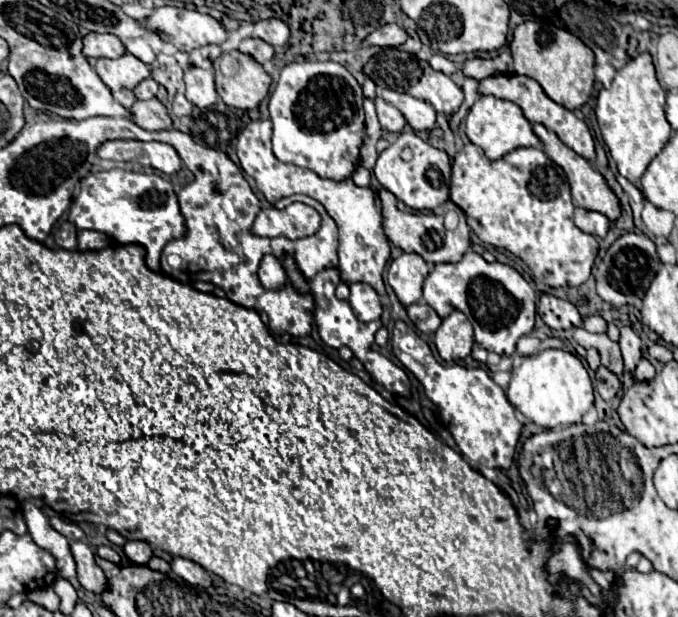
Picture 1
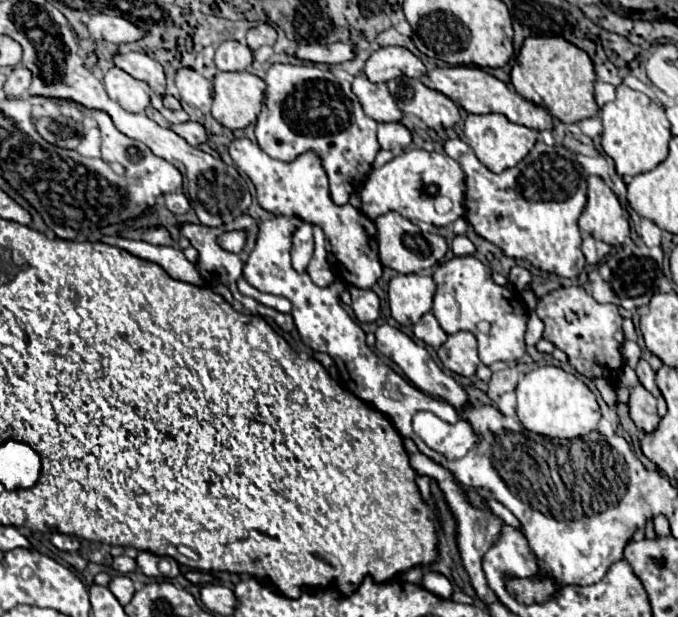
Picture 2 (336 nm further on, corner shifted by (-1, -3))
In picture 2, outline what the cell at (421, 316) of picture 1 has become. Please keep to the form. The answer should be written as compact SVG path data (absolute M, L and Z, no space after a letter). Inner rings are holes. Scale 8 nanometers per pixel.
M427 313L419 319L419 323L413 327L413 335L417 339L421 339L423 343L431 345L433 349L439 349L447 341L447 333L441 329L441 325L433 317L433 313Z

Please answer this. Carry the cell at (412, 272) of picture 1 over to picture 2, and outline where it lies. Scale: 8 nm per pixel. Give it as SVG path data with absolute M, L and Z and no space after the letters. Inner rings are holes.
M397 275L389 283L389 307L397 323L413 327L433 307L437 285L431 277L423 275Z

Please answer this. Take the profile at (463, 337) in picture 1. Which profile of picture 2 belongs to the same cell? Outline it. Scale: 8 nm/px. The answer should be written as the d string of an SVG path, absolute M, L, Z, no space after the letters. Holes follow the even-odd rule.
M459 331L457 335L451 335L437 353L441 363L457 375L471 377L479 365L477 339L469 331Z

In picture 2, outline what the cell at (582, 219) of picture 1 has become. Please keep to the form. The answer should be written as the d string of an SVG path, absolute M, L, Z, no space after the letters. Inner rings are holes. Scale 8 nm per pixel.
M583 235L583 245L581 245L581 249L583 249L583 255L585 255L585 259L587 259L589 265L599 265L601 261L605 261L605 257L607 257L609 251L611 251L611 247L609 247L607 243L597 241L597 239L593 239L591 235Z

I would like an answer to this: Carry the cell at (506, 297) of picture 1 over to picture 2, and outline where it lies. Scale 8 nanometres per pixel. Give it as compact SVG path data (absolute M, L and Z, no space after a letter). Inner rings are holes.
M473 255L453 257L437 267L433 273L433 281L437 283L437 293L433 299L433 315L441 323L443 331L447 335L455 335L459 331L471 331L479 341L479 359L485 365L491 365L495 361L519 361L525 355L525 329L527 329L527 307L523 297L513 291L511 287L499 287L491 279L491 269L483 265Z

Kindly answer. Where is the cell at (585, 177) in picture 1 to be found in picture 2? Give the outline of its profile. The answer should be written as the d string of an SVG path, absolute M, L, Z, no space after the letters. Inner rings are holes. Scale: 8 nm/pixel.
M587 177L589 183L589 193L587 193L587 205L579 217L579 229L589 233L591 237L605 241L609 245L623 245L625 239L629 237L629 221L623 215L623 207L619 205L617 195L605 185L603 179L599 177Z

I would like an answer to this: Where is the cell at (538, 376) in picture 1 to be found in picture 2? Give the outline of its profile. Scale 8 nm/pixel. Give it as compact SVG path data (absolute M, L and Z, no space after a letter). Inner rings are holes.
M545 365L527 373L517 385L517 417L527 431L545 435L551 439L575 439L585 437L597 429L601 411L595 395L575 375L561 367Z

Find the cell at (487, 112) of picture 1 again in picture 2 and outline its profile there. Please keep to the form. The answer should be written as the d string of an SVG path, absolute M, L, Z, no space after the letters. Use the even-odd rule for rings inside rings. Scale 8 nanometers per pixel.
M469 115L463 127L467 139L469 139L469 147L475 151L477 159L493 173L501 173L503 169L515 167L535 145L537 141L537 131L529 129L525 125L517 125L511 123L505 115Z

